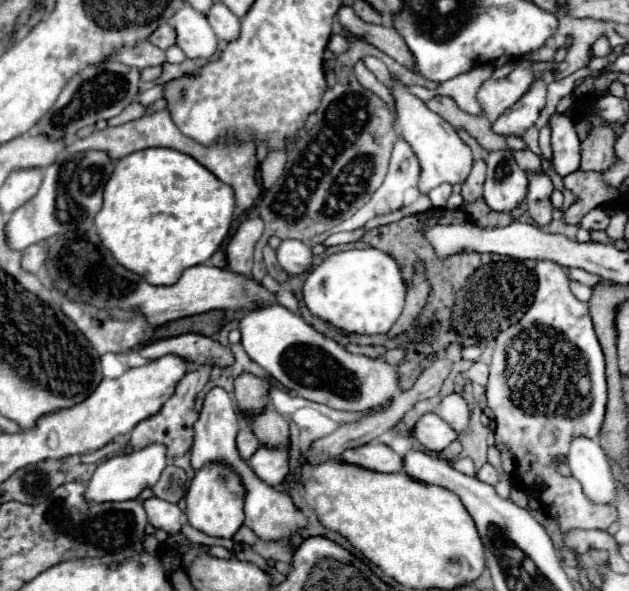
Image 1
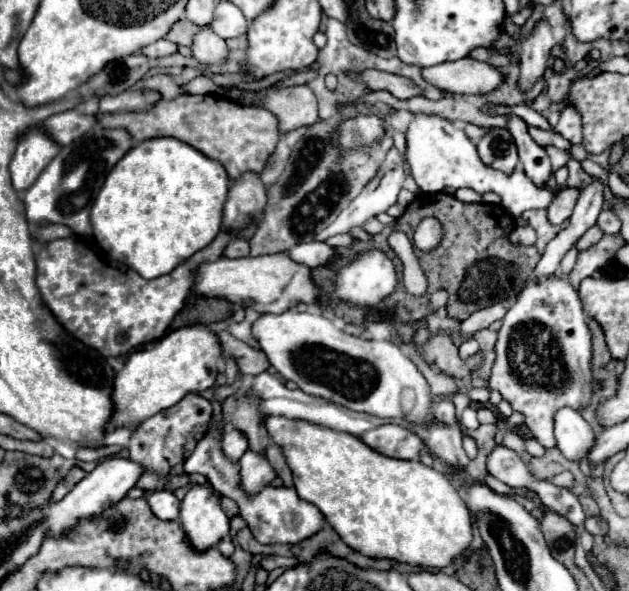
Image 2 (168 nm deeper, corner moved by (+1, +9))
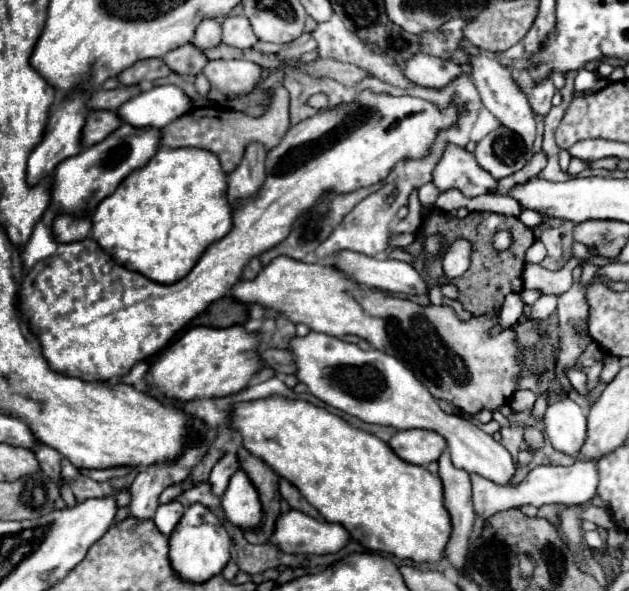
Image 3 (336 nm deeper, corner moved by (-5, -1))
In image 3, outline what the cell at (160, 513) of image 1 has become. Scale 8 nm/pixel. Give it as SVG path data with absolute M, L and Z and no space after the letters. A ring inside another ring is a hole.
M172 500L168 504L158 506L156 516L154 516L154 524L162 534L170 534L182 514L184 514L184 506L178 500Z

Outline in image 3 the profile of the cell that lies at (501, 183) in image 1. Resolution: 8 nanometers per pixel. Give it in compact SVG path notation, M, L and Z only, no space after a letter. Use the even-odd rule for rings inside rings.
M504 126L486 134L476 144L474 156L476 156L476 162L486 172L490 172L496 180L522 170L528 162L524 140L516 132Z

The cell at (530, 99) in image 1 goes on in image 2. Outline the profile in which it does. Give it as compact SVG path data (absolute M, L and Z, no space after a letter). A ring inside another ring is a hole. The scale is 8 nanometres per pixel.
M540 20L534 32L522 40L520 62L509 69L508 77L517 82L522 90L530 90L544 76L554 46L556 40L552 28L544 20Z

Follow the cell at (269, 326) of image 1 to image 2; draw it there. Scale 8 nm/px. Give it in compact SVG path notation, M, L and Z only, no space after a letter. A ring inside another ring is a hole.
M294 308L282 314L262 314L252 324L252 336L258 340L260 350L268 356L270 364L282 378L298 384L300 390L312 396L326 398L348 410L368 412L382 418L406 418L414 424L426 424L430 420L430 388L426 378L414 366L414 362L392 342L362 340L338 330L326 316L298 312Z

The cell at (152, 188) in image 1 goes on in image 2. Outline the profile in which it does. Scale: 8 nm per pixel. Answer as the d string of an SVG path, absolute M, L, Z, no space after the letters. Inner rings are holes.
M144 140L130 148L106 176L90 216L94 238L112 260L126 264L142 278L170 274L218 236L228 188L224 166L186 142Z

